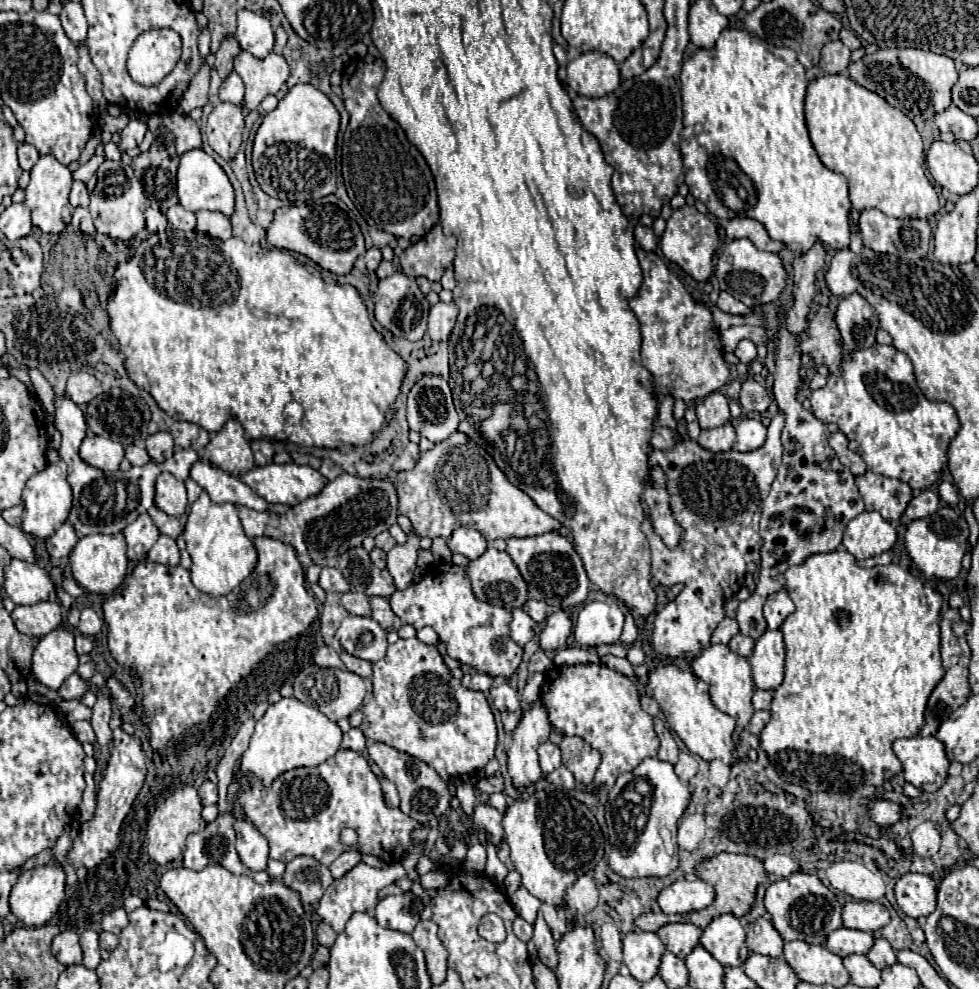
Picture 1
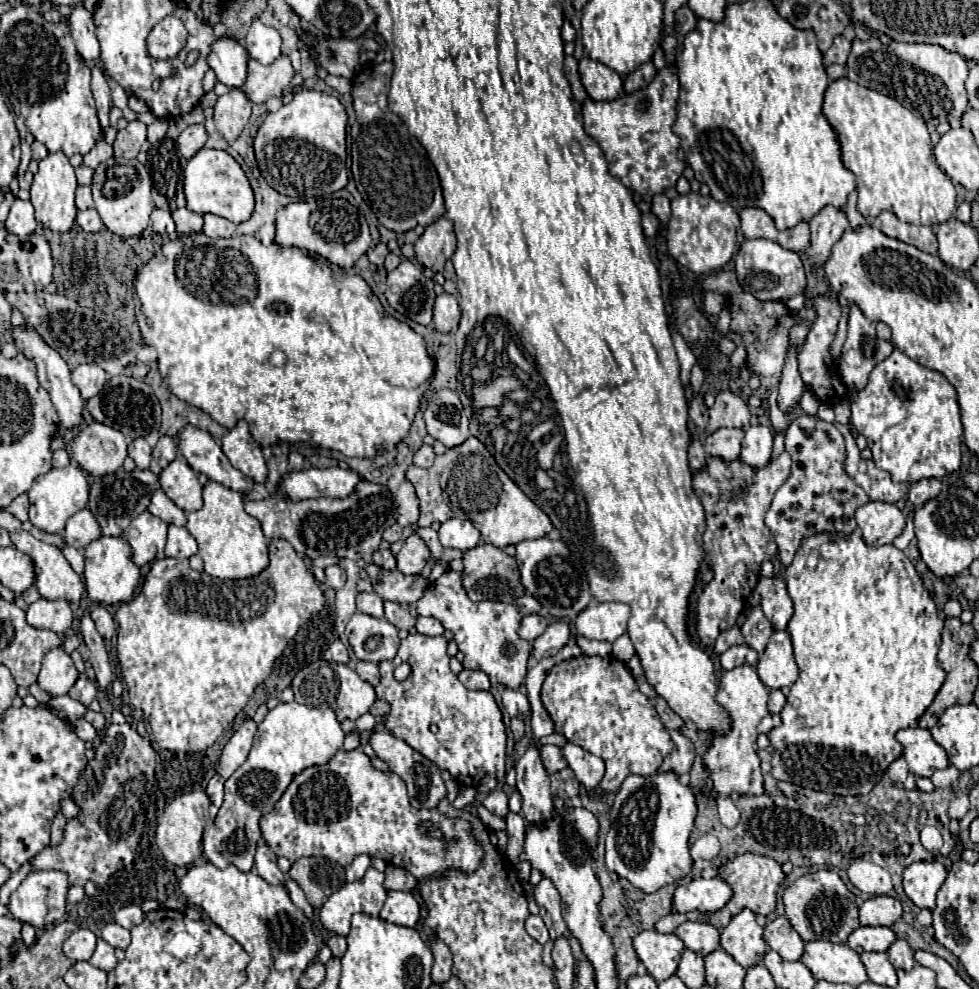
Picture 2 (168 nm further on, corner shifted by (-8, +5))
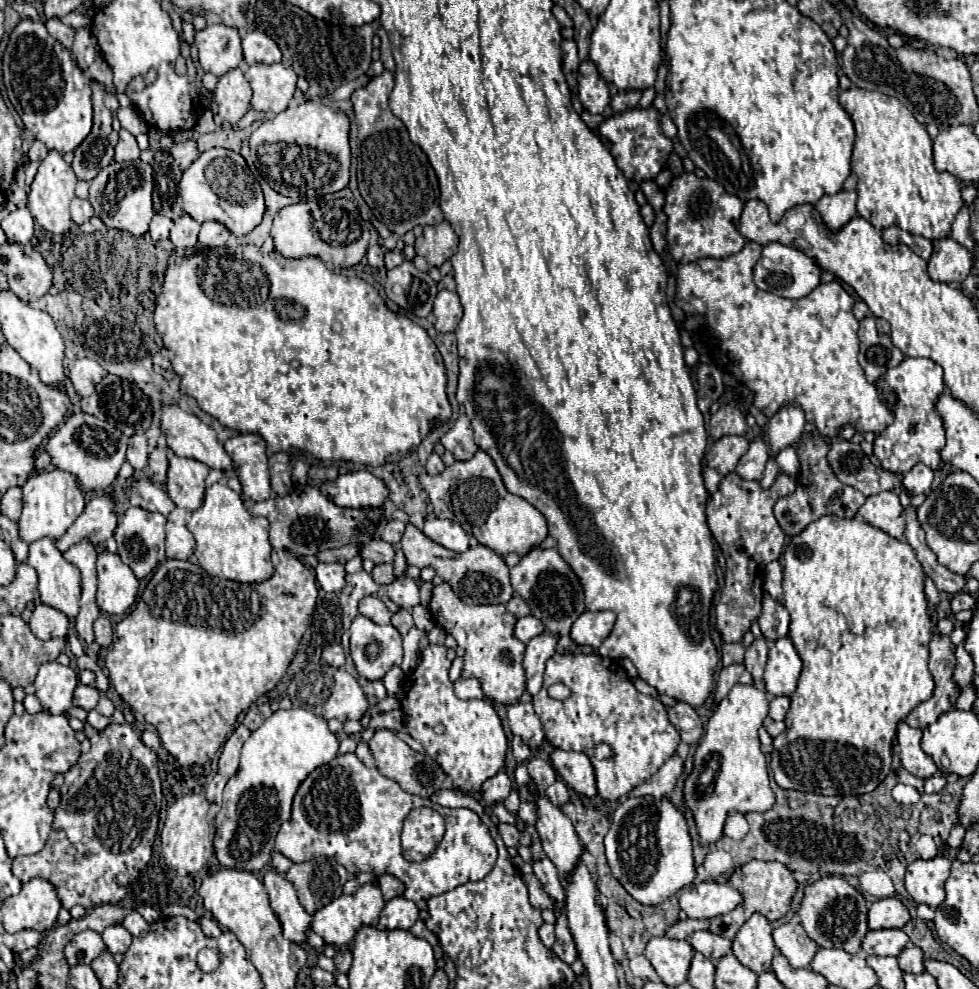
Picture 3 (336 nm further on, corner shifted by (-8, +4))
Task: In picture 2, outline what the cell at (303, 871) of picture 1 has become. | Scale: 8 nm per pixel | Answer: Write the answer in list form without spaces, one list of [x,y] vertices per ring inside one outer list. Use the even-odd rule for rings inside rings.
[[[302,857],[294,861],[288,877],[302,887],[308,903],[314,909],[320,909],[324,901],[346,883],[344,867],[324,857]]]

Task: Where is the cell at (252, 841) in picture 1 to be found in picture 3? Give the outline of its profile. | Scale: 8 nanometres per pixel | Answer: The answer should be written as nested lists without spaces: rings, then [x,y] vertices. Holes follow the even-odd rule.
[[[274,868],[264,870],[264,886],[270,896],[270,906],[280,918],[282,932],[292,942],[306,942],[304,932],[310,928],[312,916],[300,906],[292,882],[288,882]]]

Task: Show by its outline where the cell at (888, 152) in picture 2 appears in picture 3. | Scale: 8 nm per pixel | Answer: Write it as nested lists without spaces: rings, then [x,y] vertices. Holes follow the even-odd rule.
[[[852,86],[840,92],[838,98],[856,128],[852,172],[858,176],[858,216],[868,220],[876,230],[896,224],[928,240],[948,236],[962,208],[960,186],[952,174],[934,168],[932,140],[926,126],[922,126],[902,102],[872,90]]]

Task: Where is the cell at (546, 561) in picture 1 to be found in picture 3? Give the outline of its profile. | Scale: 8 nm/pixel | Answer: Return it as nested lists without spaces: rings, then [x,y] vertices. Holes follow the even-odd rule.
[[[540,546],[532,548],[520,558],[514,568],[510,568],[510,576],[514,590],[528,602],[532,616],[540,618],[554,636],[568,636],[574,620],[586,610],[586,604],[584,588],[578,576],[570,568],[570,564],[558,554],[558,550]]]

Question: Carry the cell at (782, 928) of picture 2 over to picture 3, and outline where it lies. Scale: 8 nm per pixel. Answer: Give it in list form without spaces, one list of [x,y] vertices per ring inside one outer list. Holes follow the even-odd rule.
[[[782,924],[774,928],[772,938],[792,968],[808,968],[818,950],[818,946],[804,934],[800,924]]]

